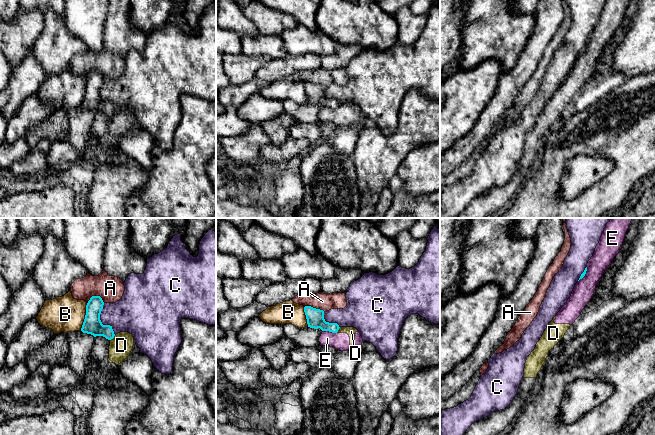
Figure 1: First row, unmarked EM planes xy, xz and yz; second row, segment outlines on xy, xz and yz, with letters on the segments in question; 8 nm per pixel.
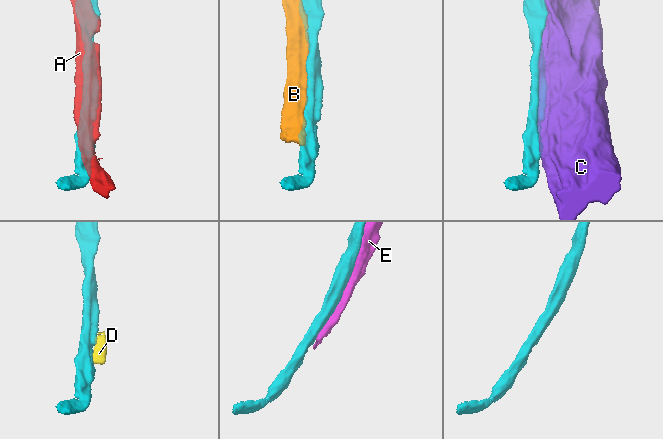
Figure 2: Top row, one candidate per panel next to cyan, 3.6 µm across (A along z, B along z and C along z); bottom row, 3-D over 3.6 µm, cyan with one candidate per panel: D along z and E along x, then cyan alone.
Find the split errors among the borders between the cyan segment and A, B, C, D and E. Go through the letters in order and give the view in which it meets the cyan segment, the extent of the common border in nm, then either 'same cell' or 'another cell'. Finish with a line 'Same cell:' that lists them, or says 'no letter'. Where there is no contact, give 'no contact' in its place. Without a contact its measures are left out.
A: meets cyan in xy; contact 140 nm long; another cell
B: meets cyan in xy; contact 220 nm long; another cell
C: meets cyan in xy; contact 280 nm long; another cell
D: meets cyan in xy; contact 60 nm long; another cell
E: meets cyan in xz; contact 110 nm long; another cell
Same cell: no letter

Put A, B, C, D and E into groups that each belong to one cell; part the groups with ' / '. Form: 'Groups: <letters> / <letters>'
Groups: A / B / C / D E

